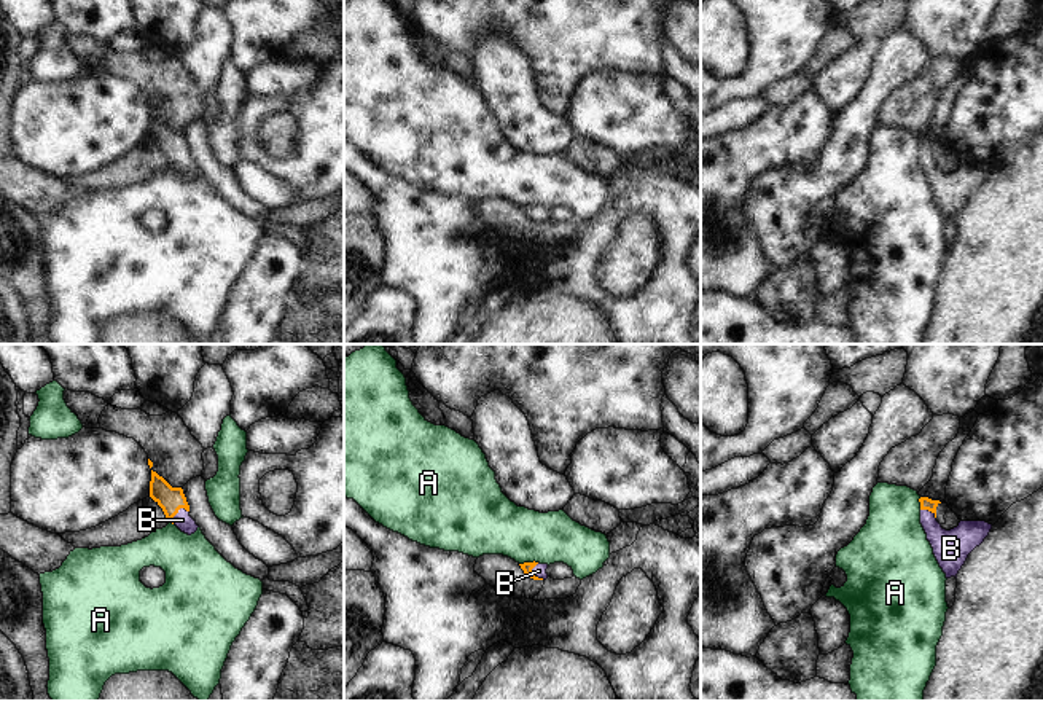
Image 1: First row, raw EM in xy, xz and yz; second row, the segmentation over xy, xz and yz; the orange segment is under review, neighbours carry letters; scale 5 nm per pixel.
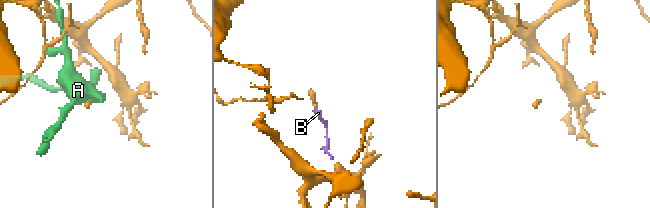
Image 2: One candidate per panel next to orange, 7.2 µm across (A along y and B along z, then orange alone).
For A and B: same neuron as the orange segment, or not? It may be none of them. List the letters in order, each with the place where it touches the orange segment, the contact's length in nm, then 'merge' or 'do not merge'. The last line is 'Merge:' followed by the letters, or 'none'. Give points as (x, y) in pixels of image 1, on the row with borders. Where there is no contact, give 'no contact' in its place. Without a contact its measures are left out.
A: contact xz (527, 563); length 100 nm; do not merge
B: contact xy (177, 512); length 110 nm; merge
Merge: B

